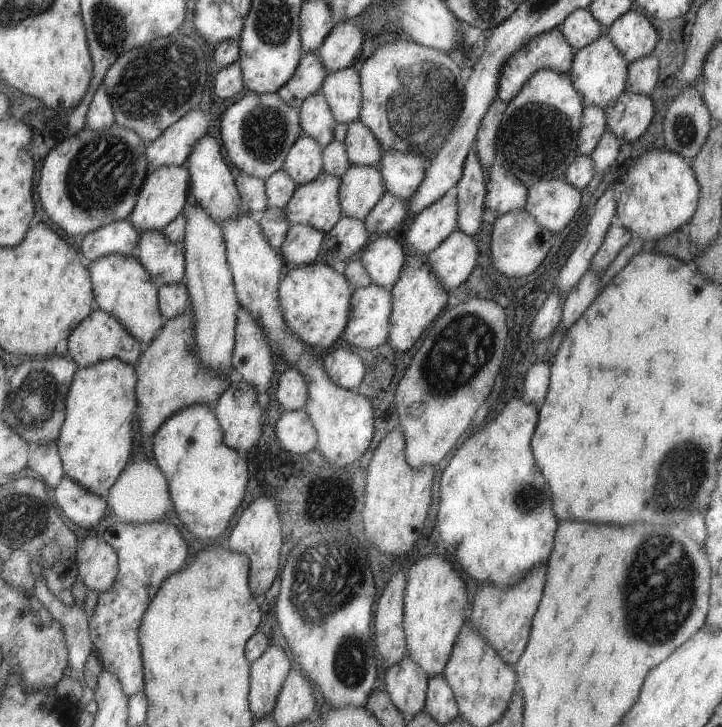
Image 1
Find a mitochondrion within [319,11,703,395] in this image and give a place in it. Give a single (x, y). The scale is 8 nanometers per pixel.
(421, 98)

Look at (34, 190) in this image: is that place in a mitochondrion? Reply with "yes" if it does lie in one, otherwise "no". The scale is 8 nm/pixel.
no

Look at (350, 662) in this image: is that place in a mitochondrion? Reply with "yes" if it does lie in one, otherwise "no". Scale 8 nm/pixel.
yes

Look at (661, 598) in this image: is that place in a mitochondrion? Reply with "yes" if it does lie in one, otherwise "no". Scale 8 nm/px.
yes

